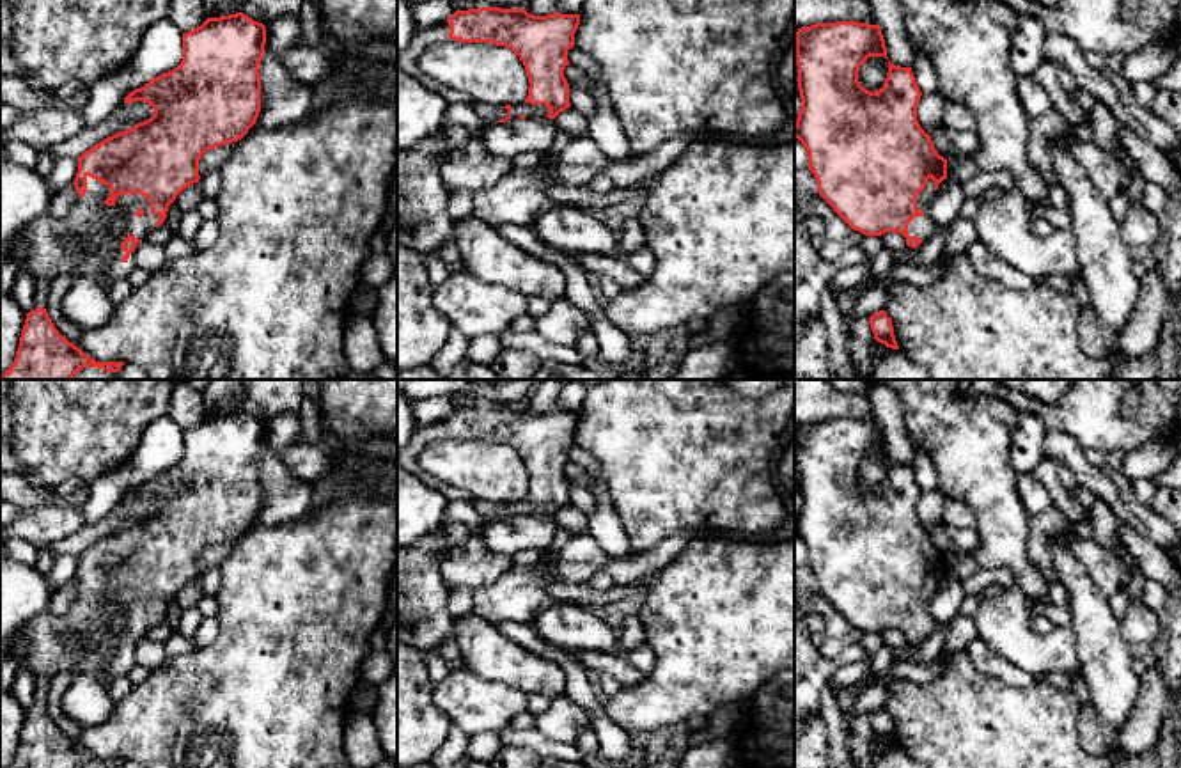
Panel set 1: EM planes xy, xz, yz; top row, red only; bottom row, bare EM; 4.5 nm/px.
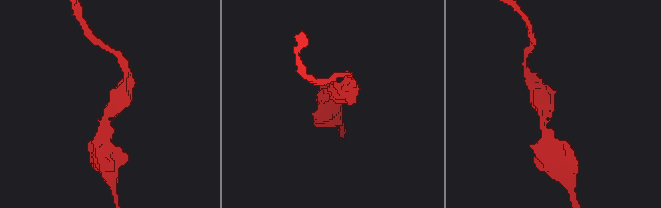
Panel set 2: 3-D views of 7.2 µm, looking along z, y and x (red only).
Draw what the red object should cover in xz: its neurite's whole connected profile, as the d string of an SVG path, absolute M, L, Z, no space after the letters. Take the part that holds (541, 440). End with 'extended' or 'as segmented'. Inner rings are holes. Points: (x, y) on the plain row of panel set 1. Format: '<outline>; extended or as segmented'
M525 404L456 408L447 419L427 427L417 427L408 443L397 451L397 463L427 488L442 493L447 502L468 502L488 521L505 520L511 514L555 516L571 504L564 466L569 463L567 447L575 443L578 422L580 411L532 413ZM445 436L511 445L523 459L528 474L527 498L520 504L486 502L427 474L418 465L418 454L433 440Z; extended

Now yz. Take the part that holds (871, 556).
M858 419L816 420L796 429L796 463L802 505L794 521L794 534L803 541L809 553L809 568L817 578L819 592L853 626L865 633L899 630L906 642L917 646L935 631L935 619L927 612L929 600L938 582L947 576L947 557L938 552L919 518L917 502L920 486L911 465L894 463L880 488L871 490L858 479L860 463L869 454L887 454L887 443L880 422Z; extended

